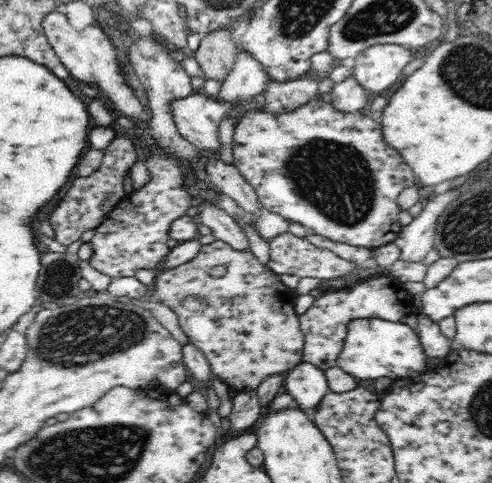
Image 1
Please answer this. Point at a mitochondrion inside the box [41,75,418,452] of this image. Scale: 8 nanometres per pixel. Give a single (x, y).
(335, 179)

